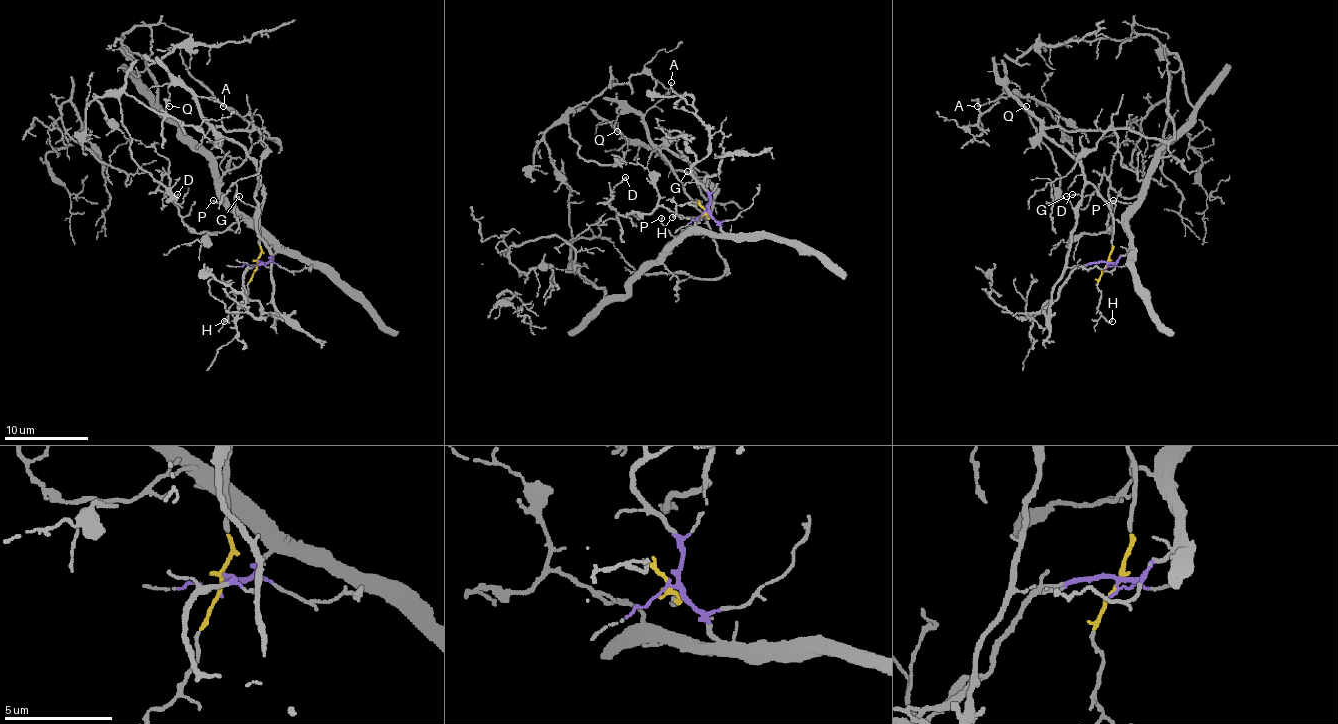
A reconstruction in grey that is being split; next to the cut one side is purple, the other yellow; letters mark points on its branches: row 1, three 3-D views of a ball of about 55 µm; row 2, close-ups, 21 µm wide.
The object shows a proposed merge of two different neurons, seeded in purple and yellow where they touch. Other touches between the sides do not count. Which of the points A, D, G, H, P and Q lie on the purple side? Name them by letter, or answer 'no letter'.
D, P

